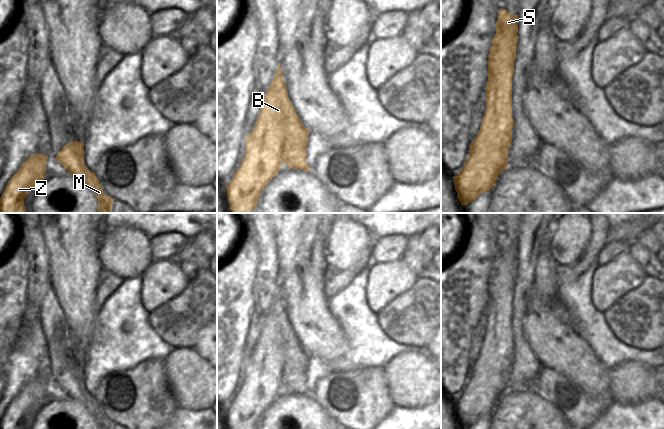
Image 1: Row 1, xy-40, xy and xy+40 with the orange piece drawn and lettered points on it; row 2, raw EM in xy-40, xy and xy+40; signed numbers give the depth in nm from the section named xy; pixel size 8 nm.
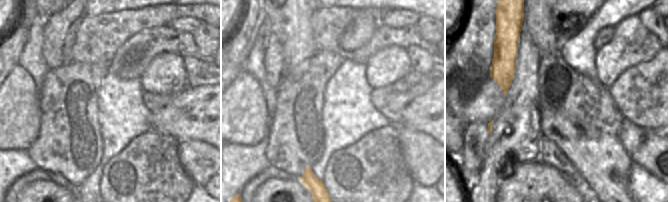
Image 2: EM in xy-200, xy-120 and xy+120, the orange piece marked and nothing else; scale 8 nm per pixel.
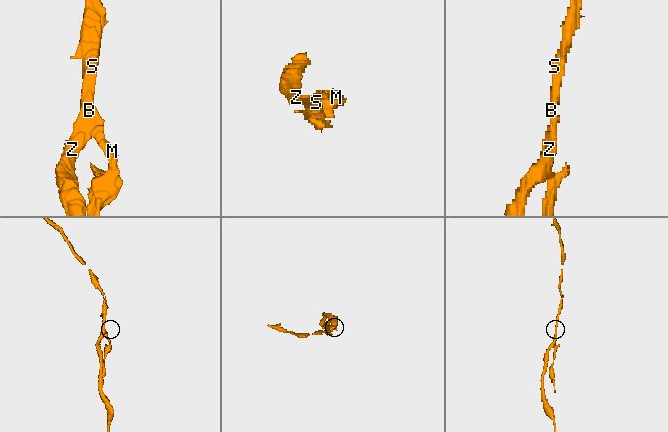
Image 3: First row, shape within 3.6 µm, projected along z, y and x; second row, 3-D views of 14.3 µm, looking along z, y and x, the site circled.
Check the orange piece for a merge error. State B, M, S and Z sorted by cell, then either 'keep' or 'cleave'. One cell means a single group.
groups B S Z / M; cleave

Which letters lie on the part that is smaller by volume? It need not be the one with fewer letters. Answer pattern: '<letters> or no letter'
M

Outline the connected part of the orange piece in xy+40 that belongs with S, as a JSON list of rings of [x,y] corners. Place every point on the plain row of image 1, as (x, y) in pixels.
[[[501,232],[498,235],[496,257],[488,279],[488,305],[486,307],[486,333],[480,353],[470,368],[470,377],[457,400],[452,401],[461,429],[466,429],[490,414],[498,399],[508,391],[508,373],[512,365],[512,301],[518,267],[518,239]]]

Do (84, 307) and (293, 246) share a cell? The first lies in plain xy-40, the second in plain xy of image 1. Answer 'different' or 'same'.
same

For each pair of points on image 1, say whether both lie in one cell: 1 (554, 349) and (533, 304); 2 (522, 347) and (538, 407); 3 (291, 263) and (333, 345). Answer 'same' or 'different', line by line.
1: same
2: different
3: same

